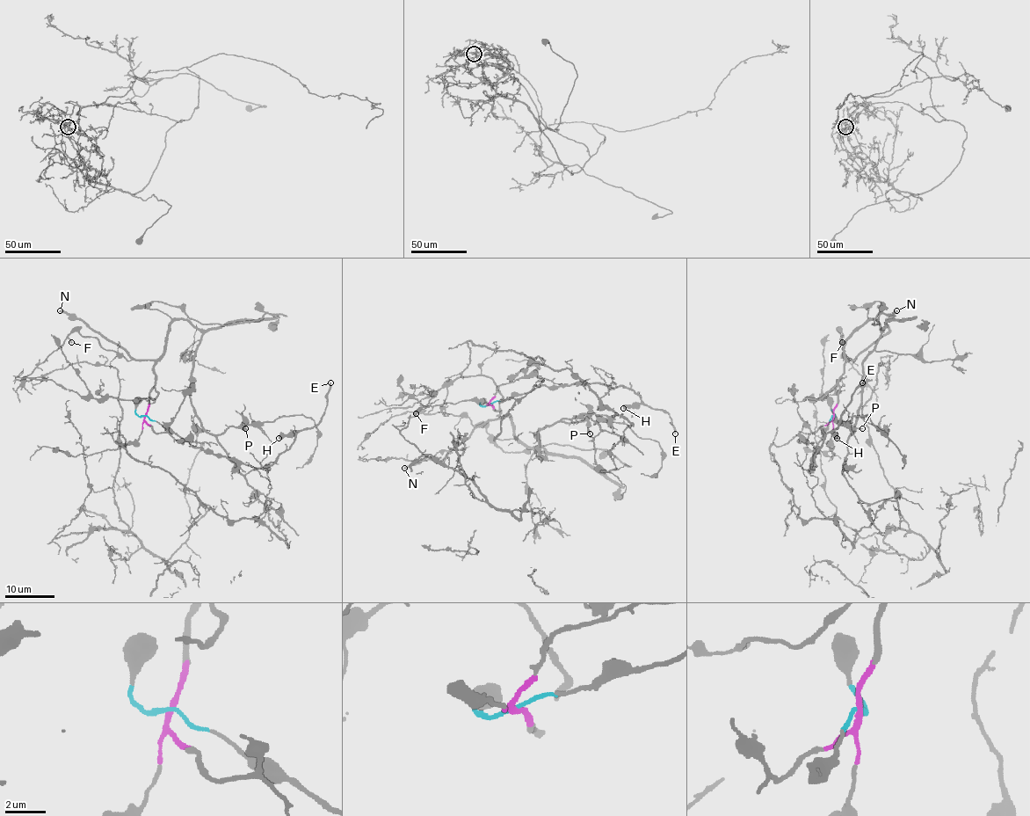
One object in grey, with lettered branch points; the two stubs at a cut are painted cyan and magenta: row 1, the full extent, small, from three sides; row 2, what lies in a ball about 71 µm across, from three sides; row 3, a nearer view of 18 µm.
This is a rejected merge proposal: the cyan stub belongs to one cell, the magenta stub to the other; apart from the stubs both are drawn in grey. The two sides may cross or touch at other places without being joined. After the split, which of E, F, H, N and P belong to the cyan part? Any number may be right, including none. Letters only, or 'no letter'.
E, H

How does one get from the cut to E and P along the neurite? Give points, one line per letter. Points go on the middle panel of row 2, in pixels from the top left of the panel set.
E: (489, 405), (531, 392), (542, 385), (608, 383), (630, 389), (649, 406), (664, 411), (671, 418), (675, 433)
P: (489, 405), (510, 416), (513, 433), (538, 451), (546, 452), (534, 433), (560, 421), (585, 421), (590, 433)

